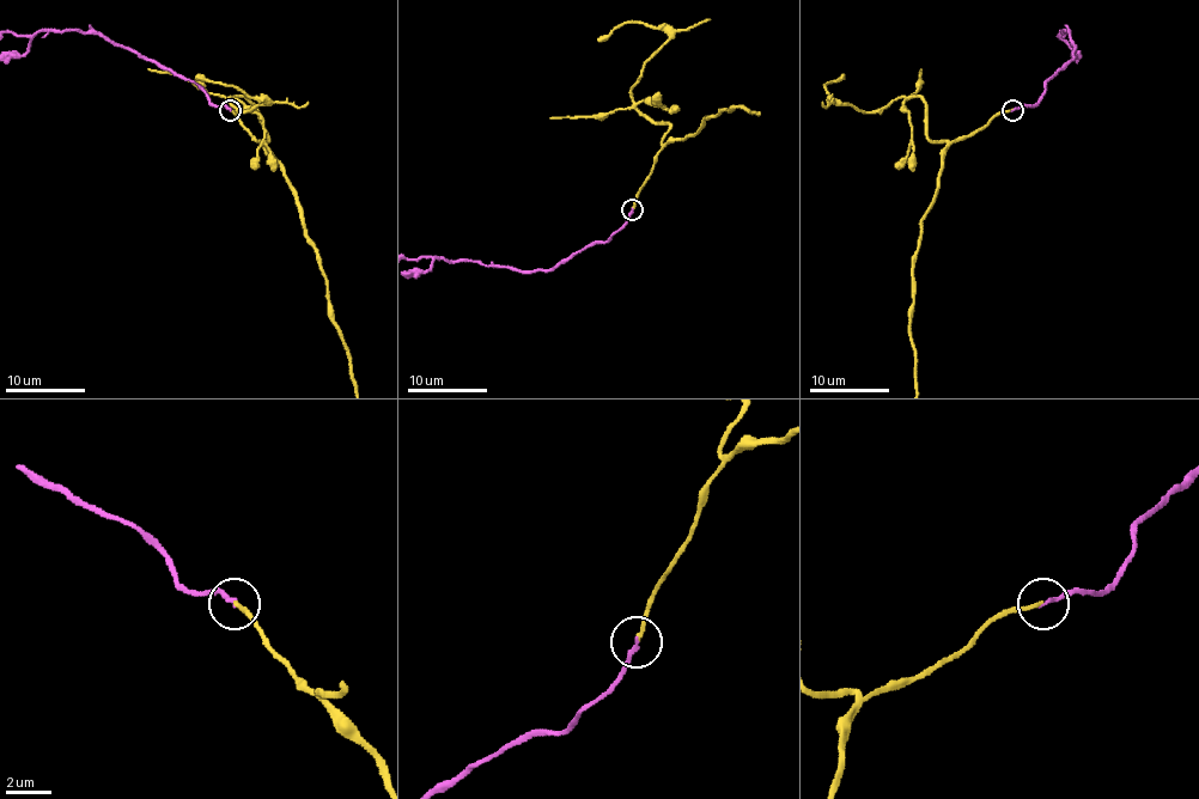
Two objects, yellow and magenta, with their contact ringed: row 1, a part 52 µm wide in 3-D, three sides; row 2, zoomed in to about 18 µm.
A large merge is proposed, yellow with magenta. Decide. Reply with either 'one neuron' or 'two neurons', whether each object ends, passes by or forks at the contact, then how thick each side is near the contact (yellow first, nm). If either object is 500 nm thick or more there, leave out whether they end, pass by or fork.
two neurons | yellow ends | magenta ends | 160/170 nm

